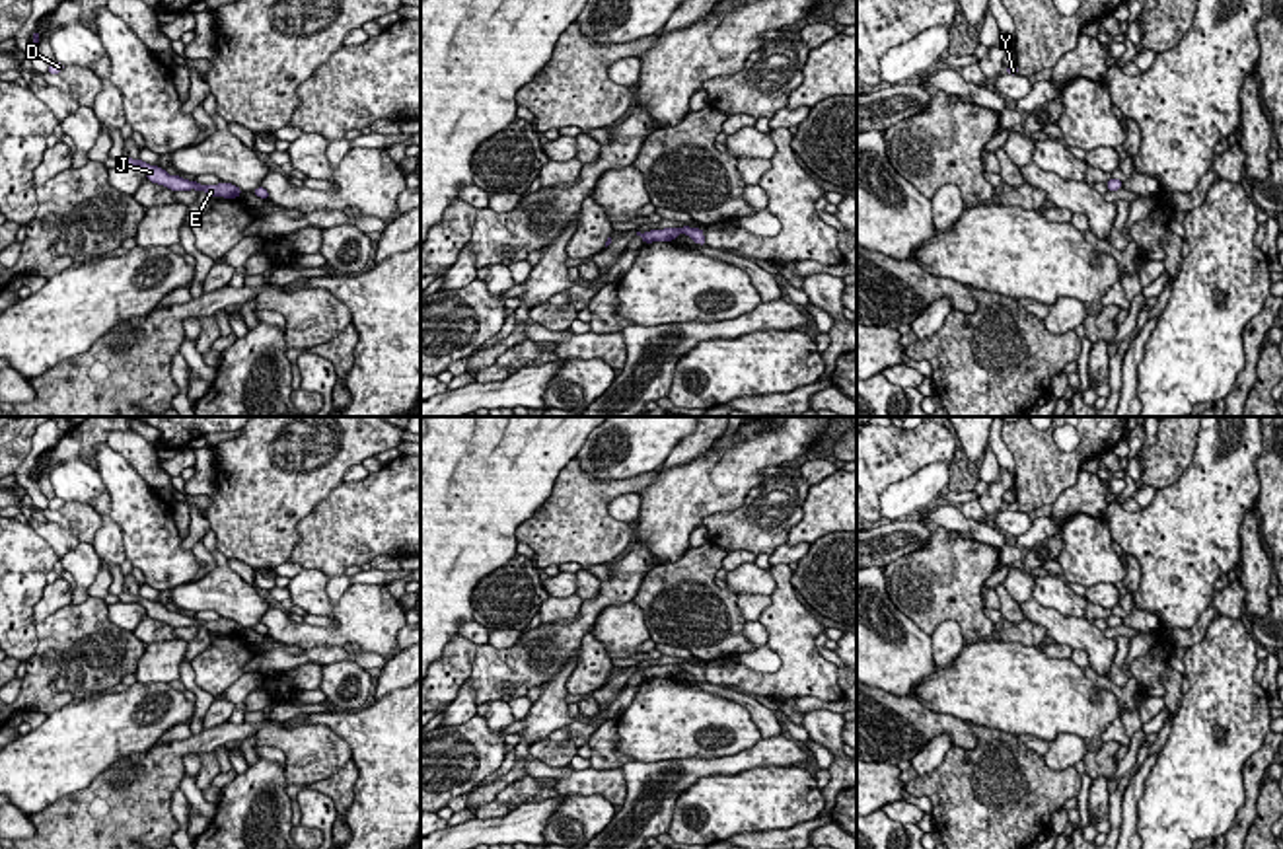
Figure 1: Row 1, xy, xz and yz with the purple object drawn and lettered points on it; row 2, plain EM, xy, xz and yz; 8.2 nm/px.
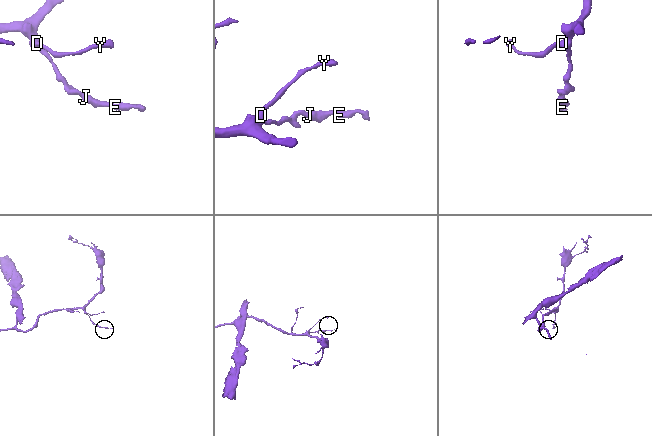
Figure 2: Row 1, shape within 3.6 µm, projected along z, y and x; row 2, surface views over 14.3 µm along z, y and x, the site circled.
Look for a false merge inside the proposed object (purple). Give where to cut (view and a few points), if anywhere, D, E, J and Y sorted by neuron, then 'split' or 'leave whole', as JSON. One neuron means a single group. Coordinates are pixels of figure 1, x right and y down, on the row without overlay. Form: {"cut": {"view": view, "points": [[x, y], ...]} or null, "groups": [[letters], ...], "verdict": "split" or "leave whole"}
{"cut": null, "groups": [["D", "E", "J", "Y"]], "verdict": "leave whole"}

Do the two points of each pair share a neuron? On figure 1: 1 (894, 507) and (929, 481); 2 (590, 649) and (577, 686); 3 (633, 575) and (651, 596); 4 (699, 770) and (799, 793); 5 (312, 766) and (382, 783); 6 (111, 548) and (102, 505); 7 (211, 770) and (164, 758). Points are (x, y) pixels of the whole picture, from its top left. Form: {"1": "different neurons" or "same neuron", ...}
{"1": "same neuron", "2": "same neuron", "3": "different neurons", "4": "different neurons", "5": "different neurons", "6": "same neuron", "7": "different neurons"}

